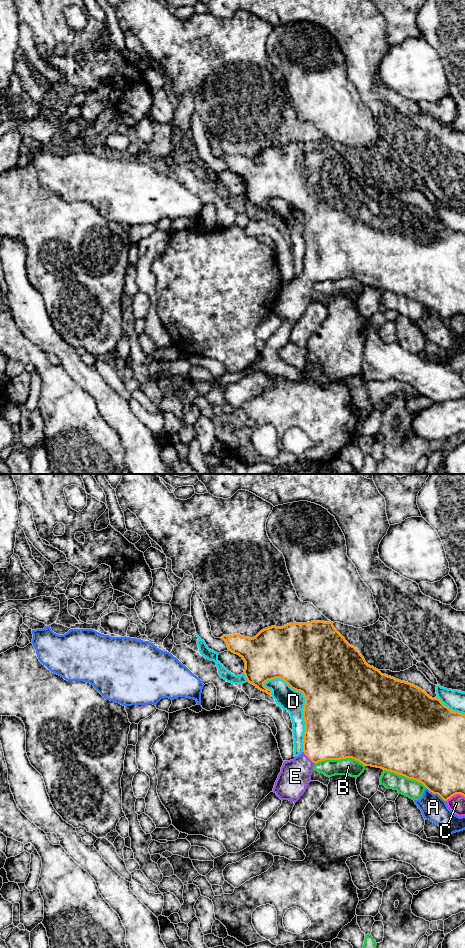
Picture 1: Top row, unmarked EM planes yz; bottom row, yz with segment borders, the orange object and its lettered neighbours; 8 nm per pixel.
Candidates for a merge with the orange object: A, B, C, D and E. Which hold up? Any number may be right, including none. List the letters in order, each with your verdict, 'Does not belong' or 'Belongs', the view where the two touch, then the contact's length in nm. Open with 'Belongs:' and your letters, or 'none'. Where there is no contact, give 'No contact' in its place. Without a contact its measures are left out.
Belongs: E
A: Does not belong. Touches orange in yz. Shared border 200 nm
B: Does not belong. Touches orange in yz. Shared border 400 nm
C: Does not belong. Touches orange in yz. Shared border 160 nm
D: Does not belong. Touches orange in yz. Shared border 650 nm
E: Belongs. Touches orange in yz. Shared border 140 nm

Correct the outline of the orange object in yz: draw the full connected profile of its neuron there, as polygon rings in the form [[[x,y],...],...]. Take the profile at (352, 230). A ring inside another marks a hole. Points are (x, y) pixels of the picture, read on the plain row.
[[[311,141],[307,143],[289,143],[282,147],[271,146],[261,150],[255,157],[249,158],[240,154],[223,155],[222,158],[228,170],[239,175],[245,182],[244,194],[247,201],[253,204],[259,210],[272,216],[272,210],[264,206],[268,200],[280,198],[284,200],[292,209],[300,211],[305,217],[303,238],[305,241],[305,253],[303,260],[303,272],[293,280],[283,282],[281,292],[275,302],[273,312],[283,321],[293,321],[294,324],[306,311],[311,302],[313,287],[316,283],[325,280],[340,280],[352,278],[365,286],[381,288],[386,291],[394,292],[405,296],[408,299],[416,300],[422,303],[430,312],[438,314],[444,321],[447,321],[456,314],[465,317],[465,234],[454,232],[445,226],[438,217],[432,218],[421,208],[398,200],[394,197],[382,194],[380,190],[366,183],[364,177],[345,158],[334,148],[333,142]]]

